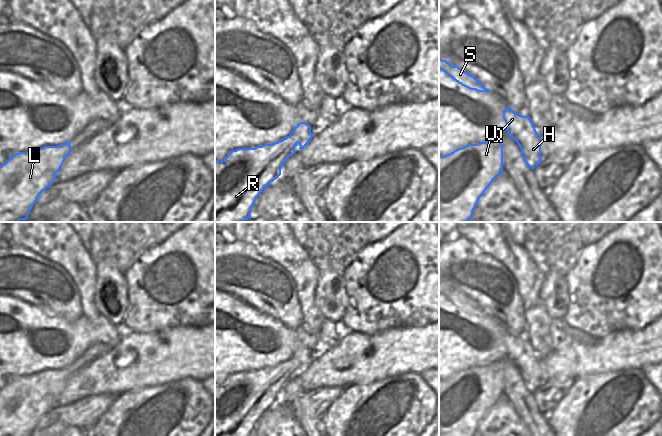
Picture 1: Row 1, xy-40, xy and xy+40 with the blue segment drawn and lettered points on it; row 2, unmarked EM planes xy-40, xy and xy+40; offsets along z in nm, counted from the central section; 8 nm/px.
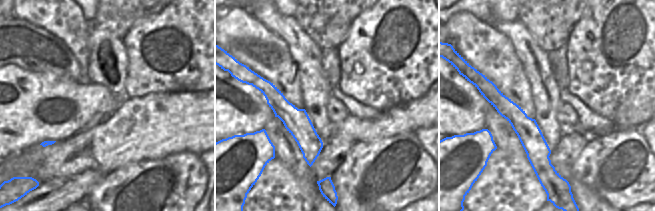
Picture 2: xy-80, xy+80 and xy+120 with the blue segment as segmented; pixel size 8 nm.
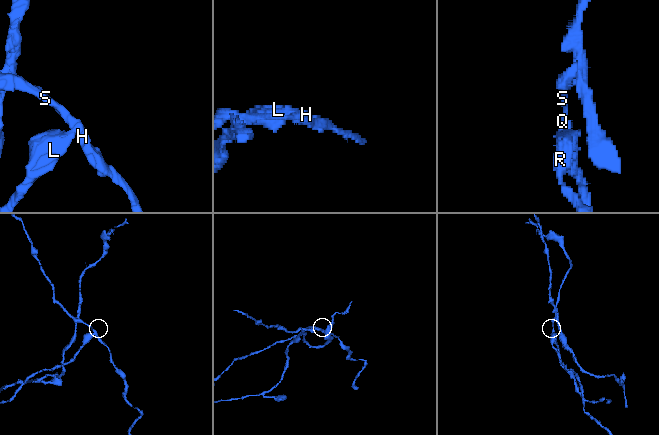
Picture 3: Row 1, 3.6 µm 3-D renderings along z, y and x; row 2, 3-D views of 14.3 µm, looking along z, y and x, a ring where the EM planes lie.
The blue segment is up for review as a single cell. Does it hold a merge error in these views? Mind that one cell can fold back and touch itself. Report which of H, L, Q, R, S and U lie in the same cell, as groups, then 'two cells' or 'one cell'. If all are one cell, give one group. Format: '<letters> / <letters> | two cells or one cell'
H Q S / L R U | two cells

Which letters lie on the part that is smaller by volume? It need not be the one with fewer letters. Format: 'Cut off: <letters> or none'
Cut off: L, R, U

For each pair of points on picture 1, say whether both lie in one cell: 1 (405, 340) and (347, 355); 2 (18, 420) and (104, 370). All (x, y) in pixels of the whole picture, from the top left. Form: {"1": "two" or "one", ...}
{"1": "one", "2": "two"}

